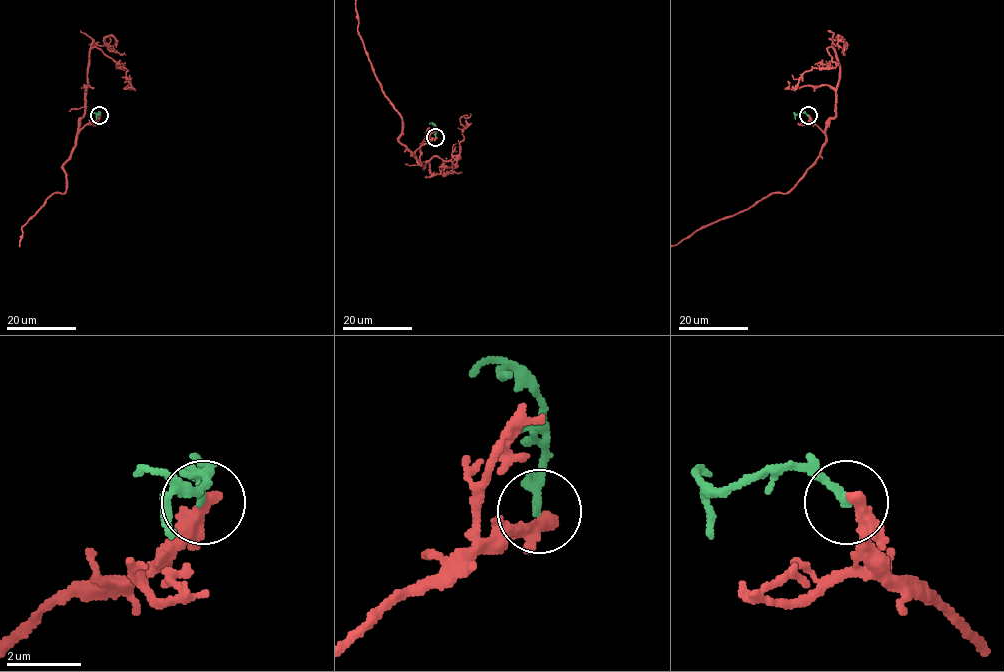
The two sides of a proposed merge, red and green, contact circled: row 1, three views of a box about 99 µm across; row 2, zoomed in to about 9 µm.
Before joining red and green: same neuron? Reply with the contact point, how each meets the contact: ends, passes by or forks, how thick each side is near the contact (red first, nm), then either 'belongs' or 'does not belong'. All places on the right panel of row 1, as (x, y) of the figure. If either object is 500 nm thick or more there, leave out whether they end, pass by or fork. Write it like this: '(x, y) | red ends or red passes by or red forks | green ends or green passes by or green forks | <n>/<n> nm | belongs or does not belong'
(808, 115) | red passes by | green ends | 320/220 nm | belongs

